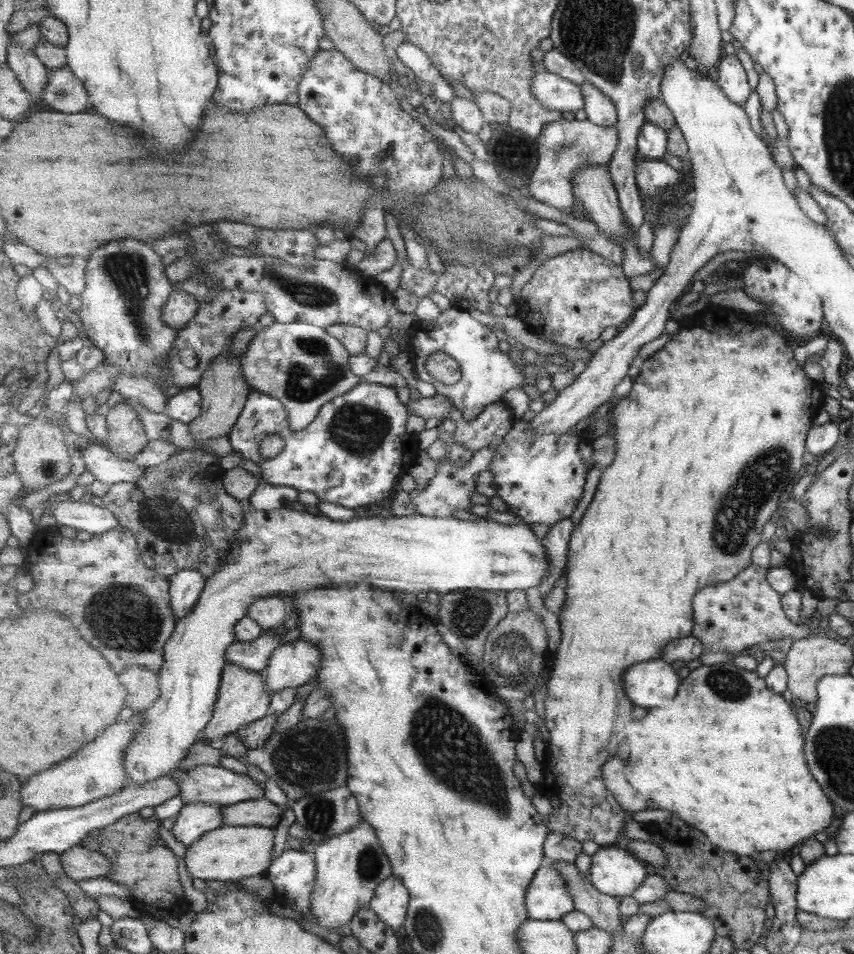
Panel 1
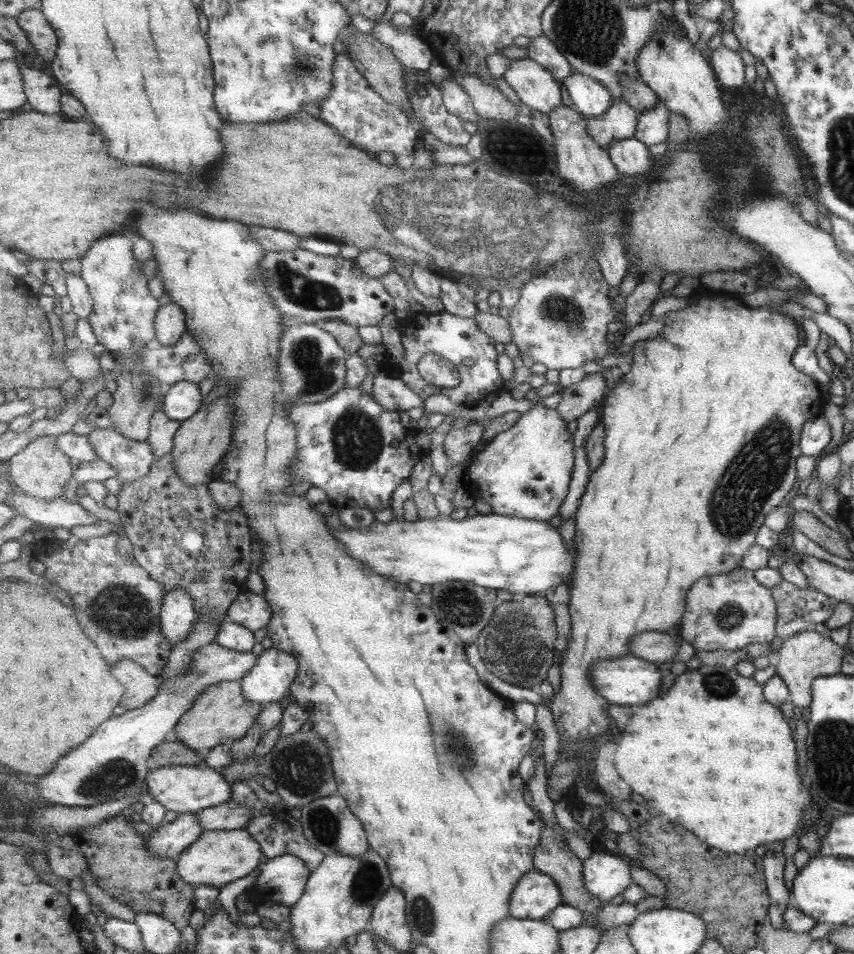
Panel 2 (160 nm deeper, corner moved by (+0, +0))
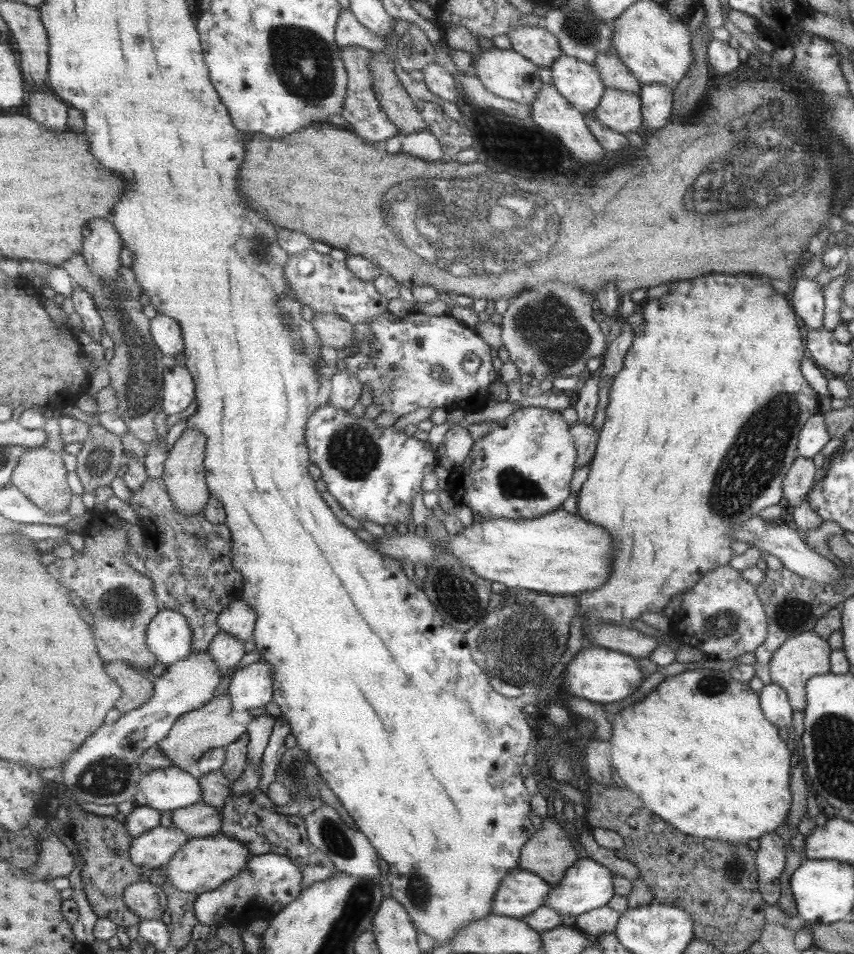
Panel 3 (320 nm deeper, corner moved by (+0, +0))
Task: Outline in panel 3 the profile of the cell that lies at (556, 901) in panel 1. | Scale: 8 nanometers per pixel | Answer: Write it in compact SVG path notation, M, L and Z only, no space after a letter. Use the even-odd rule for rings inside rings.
M520 866L509 871L497 889L492 913L523 919L549 900L552 886L540 875Z

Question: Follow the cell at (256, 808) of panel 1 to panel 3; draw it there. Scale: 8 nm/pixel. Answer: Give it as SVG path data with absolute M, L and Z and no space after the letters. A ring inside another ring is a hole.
M201 800L187 808L170 811L172 824L190 839L215 835L222 830L222 812Z

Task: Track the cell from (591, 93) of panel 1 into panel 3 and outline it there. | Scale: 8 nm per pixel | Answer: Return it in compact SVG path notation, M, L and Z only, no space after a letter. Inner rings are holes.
M561 53L550 70L557 90L579 110L595 111L600 105L607 87L596 65Z

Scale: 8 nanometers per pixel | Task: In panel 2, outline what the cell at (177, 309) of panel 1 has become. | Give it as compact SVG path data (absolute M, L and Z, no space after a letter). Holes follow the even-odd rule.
M176 302L160 306L156 316L156 340L158 345L179 344L188 330L186 314Z

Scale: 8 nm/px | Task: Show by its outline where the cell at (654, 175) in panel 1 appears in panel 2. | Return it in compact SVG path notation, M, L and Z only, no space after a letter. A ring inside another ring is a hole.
M637 137L624 138L609 146L609 155L620 174L637 176L653 172L648 148Z

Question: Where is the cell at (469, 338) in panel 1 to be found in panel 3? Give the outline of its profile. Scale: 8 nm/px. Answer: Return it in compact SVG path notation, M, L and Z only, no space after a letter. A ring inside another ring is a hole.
M385 311L383 314L372 318L368 322L368 326L372 333L367 335L357 345L359 350L352 356L343 357L337 365L338 371L347 371L356 374L362 382L362 389L368 388L373 402L382 406L382 412L391 412L399 418L413 414L421 408L443 408L443 406L451 406L451 404L459 404L463 400L468 400L469 406L472 408L481 408L492 398L490 386L499 380L499 372L493 368L493 360L491 360L491 348L488 342L472 328L463 326L451 314L440 316L429 316L423 313L411 313L405 317L399 317ZM469 354L475 354L481 360L481 366L474 374L467 374L463 368L463 362ZM434 366L440 366L444 370L445 375L450 376L451 381L440 381L434 377Z

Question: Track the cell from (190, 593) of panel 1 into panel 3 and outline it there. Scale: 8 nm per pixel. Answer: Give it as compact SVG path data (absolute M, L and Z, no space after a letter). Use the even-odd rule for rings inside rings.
M162 610L148 630L149 651L167 668L193 653L193 630L188 618L177 610Z

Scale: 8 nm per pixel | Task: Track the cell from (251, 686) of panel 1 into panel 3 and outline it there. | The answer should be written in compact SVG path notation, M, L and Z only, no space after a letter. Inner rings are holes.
M227 692L221 699L213 699L203 708L180 716L169 731L168 737L157 744L164 756L171 759L175 767L186 771L193 762L198 763L212 748L226 748L239 740L243 733L248 732L248 725L239 725L232 721L234 710L232 701Z

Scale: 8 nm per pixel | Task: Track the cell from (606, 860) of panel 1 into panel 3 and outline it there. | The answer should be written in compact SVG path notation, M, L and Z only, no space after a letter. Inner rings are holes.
M586 857L575 861L575 864L565 871L565 876L558 885L553 885L549 900L545 902L547 907L554 908L559 914L572 920L586 912L596 908L603 908L609 904L609 900L616 894L613 872L603 866L596 859Z

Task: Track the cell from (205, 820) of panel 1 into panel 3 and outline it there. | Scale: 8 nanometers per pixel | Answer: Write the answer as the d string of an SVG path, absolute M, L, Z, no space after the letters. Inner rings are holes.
M156 826L131 843L131 860L151 871L165 868L169 861L189 840L189 836L176 826Z

